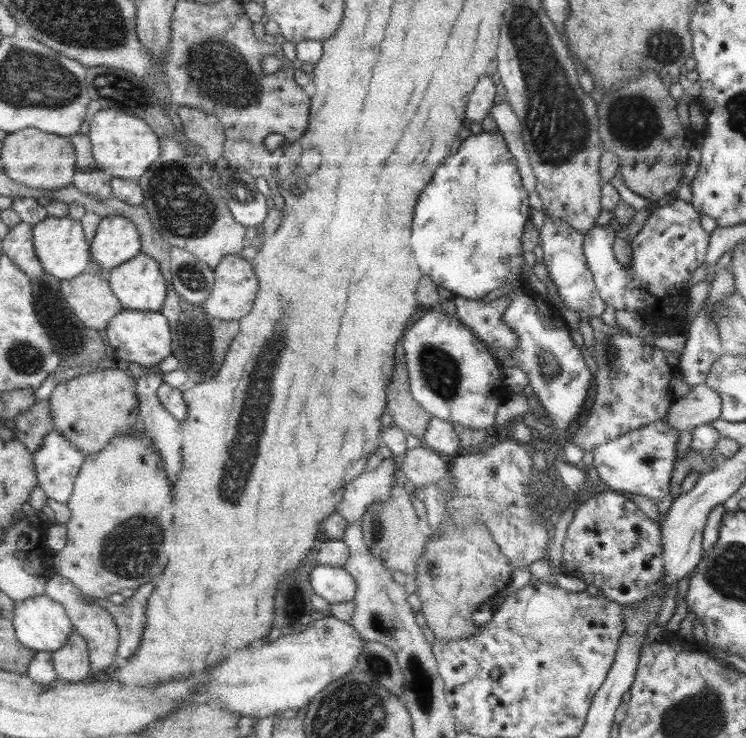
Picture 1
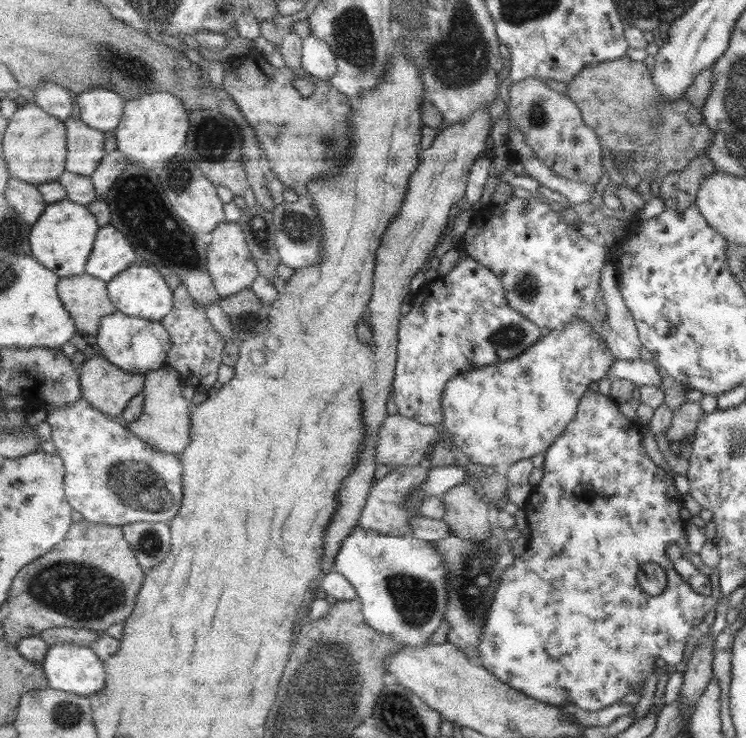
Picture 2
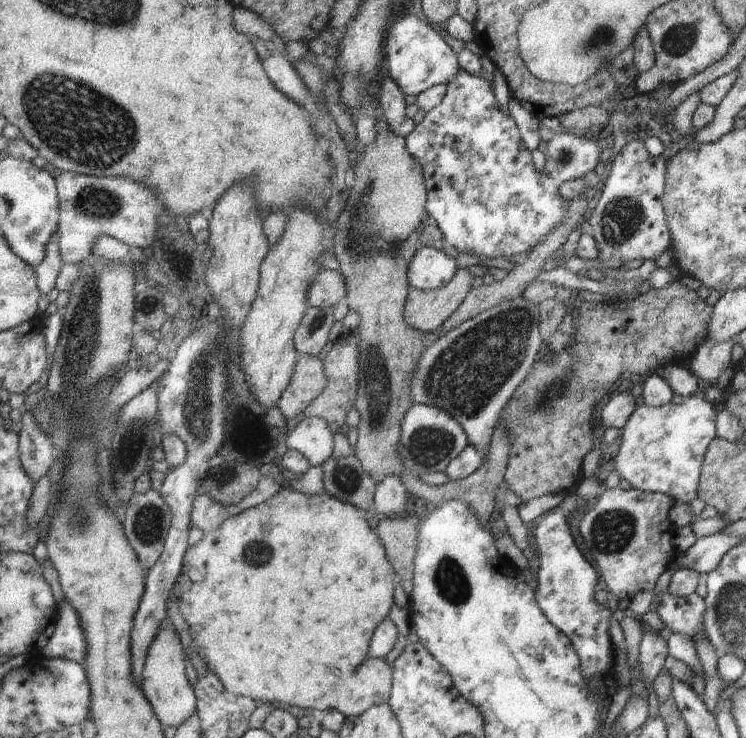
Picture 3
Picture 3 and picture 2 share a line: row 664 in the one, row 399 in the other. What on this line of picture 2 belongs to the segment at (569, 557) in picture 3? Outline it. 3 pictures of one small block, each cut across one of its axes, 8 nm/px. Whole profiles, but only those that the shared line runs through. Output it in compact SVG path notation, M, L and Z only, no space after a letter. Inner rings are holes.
M587 389L579 399L573 418L565 425L560 435L544 450L545 456L542 463L543 476L538 484L531 486L531 491L526 498L525 505L521 509L521 526L527 532L527 550L515 558L515 564L505 569L501 574L501 582L495 591L491 608L487 610L487 618L483 622L481 638L479 638L478 664L494 674L500 681L507 683L511 688L525 693L528 697L539 702L558 707L559 709L573 705L585 712L595 712L621 700L632 688L643 686L645 679L652 674L658 664L664 668L672 669L683 658L687 658L687 652L691 642L689 630L693 627L703 627L705 615L721 600L719 598L718 573L716 567L708 567L696 553L688 550L685 537L685 522L679 517L679 508L682 506L681 495L677 493L673 478L670 473L662 471L645 453L641 445L639 425L632 419L627 419L619 411L618 403L609 396L604 396L597 391ZM675 544L681 550L681 556L688 560L711 583L712 594L700 596L681 580L673 569L673 565L665 555L665 549ZM654 562L667 574L667 586L657 596L647 596L635 582L635 572L641 564Z

